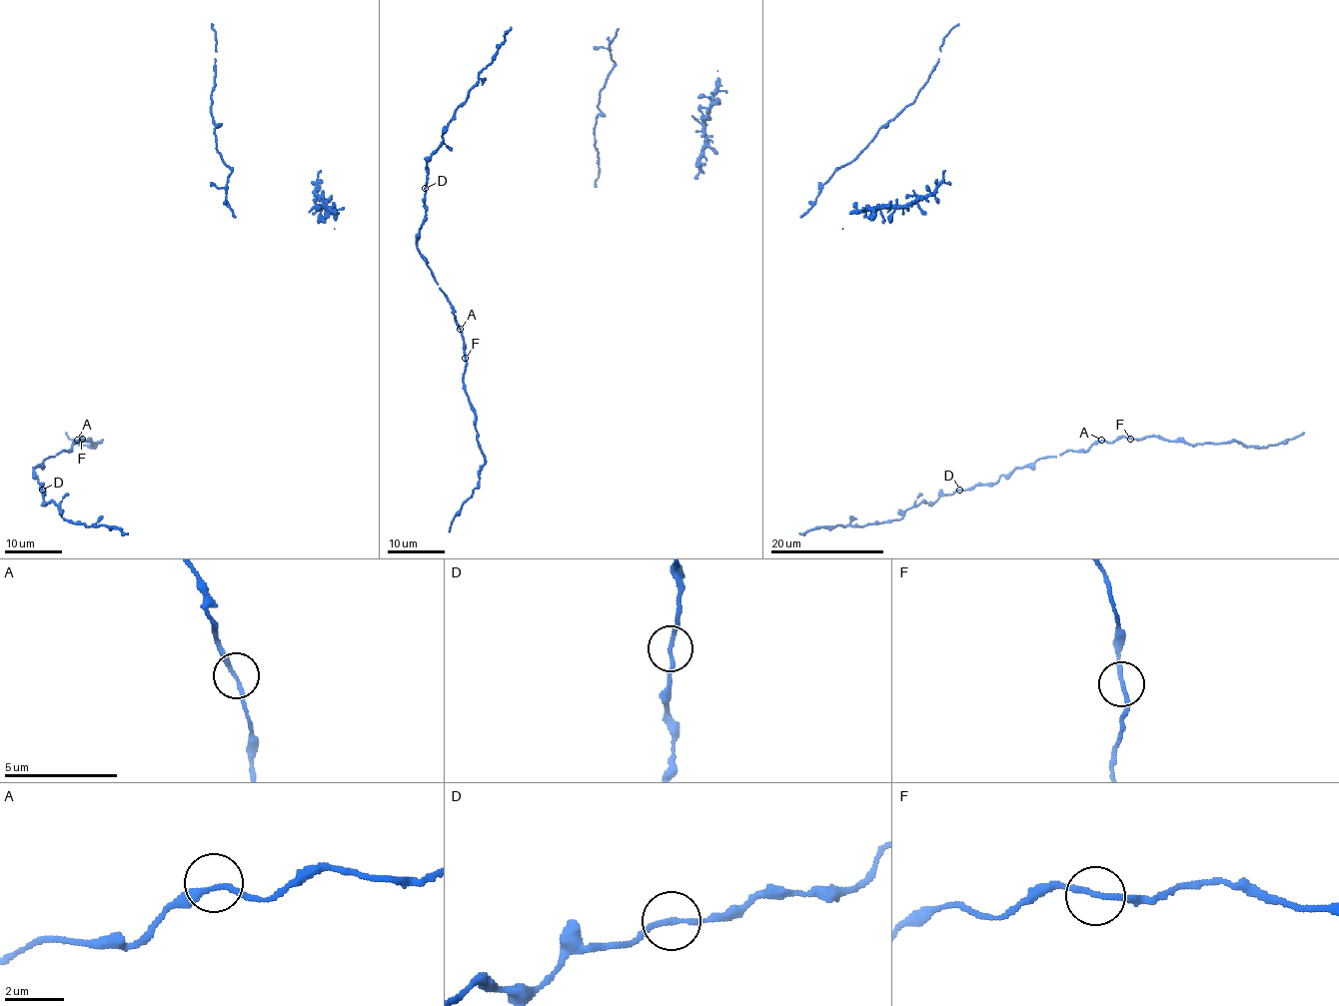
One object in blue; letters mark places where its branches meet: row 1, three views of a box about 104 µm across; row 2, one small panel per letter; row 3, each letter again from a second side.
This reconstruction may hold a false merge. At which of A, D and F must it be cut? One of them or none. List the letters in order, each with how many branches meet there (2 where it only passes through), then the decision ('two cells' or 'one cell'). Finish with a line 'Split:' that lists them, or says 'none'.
A: branches 2; one cell
D: branches 2; one cell
F: branches 2; two cells
Split: F

